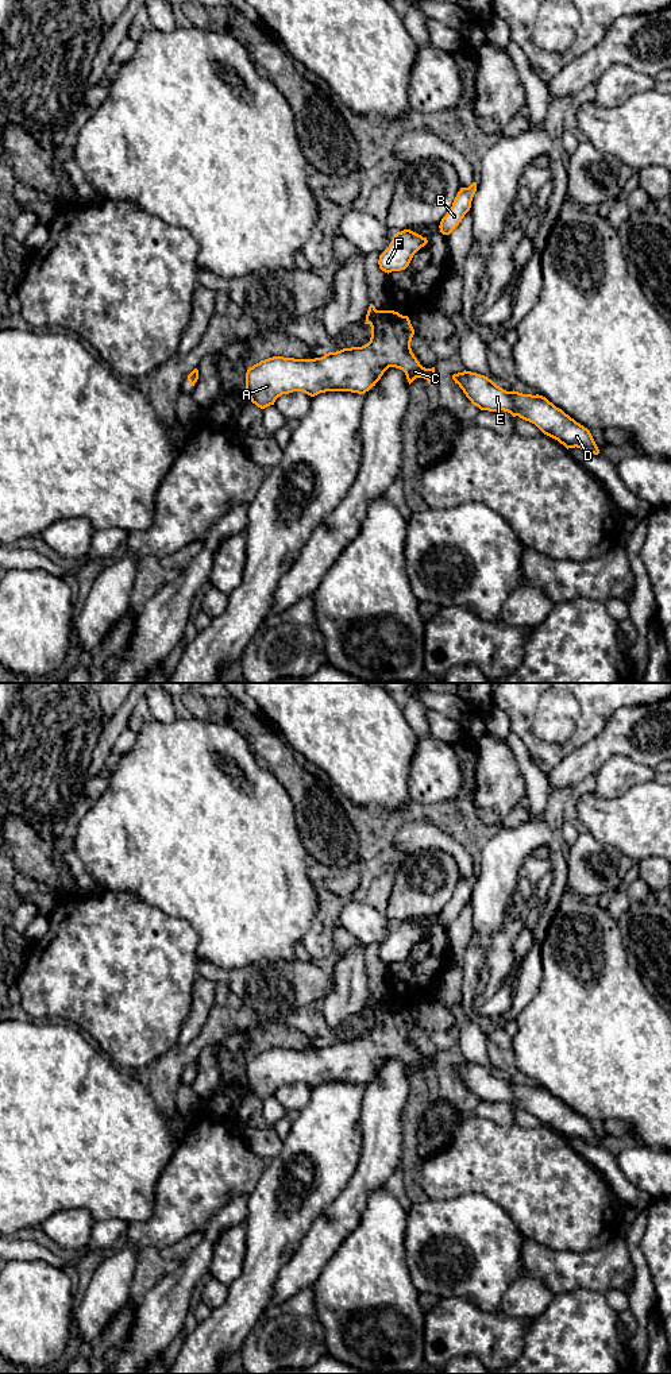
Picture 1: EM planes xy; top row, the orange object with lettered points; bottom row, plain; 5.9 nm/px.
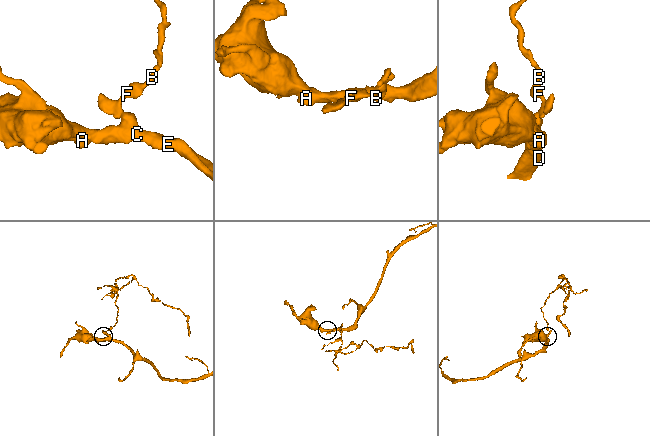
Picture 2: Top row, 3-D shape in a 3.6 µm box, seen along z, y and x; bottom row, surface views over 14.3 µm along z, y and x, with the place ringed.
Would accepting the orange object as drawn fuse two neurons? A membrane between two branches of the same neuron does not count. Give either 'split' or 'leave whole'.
split

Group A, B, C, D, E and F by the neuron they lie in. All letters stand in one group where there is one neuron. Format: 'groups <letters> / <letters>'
groups A C D E / B F

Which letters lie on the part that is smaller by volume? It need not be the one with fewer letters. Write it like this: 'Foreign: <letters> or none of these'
Foreign: B, F

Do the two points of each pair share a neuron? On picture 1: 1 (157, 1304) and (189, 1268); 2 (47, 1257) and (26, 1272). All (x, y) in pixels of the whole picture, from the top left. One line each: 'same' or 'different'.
1: same
2: different

